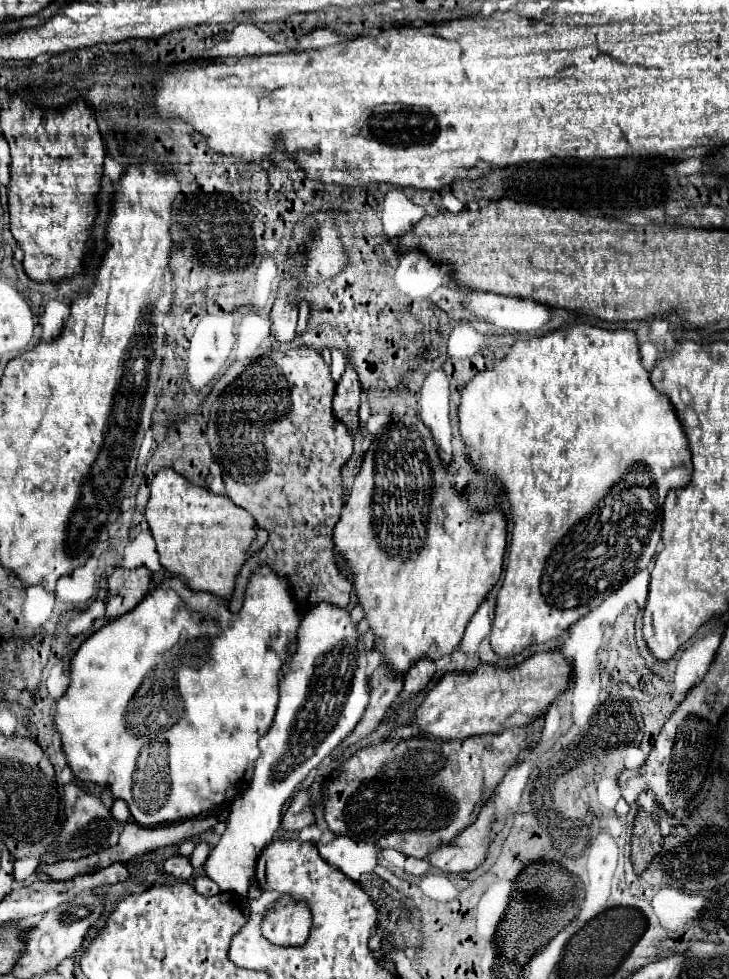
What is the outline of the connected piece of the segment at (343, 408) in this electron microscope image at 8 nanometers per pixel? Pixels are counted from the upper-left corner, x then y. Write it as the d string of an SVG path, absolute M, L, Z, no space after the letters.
M347 362L347 368L335 390L333 410L335 410L335 416L341 422L345 422L351 432L355 432L359 426L359 416L357 416L359 398L361 398L361 382L359 382L359 376L357 376L353 364Z

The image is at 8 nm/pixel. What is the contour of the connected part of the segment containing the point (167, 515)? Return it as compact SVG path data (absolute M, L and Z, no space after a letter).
M163 468L151 482L151 496L145 518L157 542L157 552L163 568L185 576L193 590L205 590L215 596L229 598L235 586L235 576L249 556L267 542L267 532L255 526L255 518L241 506L235 506L227 496L199 488L171 468Z

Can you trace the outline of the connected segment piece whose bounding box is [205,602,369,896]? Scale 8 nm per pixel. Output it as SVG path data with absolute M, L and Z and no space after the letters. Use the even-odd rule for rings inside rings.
M319 602L313 606L313 610L307 610L301 626L299 626L299 638L297 638L297 652L291 656L291 660L283 666L279 674L279 706L277 714L273 718L271 728L267 734L259 740L261 756L255 762L255 772L249 788L233 802L229 812L227 830L221 836L219 844L211 850L205 872L211 880L217 882L221 892L235 892L239 896L247 896L249 880L255 876L255 862L261 854L261 850L273 840L273 834L279 828L283 804L295 794L297 786L305 782L305 778L311 774L311 770L321 764L359 724L367 702L369 702L369 678L365 674L367 670L367 650L361 642L361 634L357 630L357 624L353 624L351 614L347 608L331 606L327 602ZM307 702L313 704L313 710L305 714Z

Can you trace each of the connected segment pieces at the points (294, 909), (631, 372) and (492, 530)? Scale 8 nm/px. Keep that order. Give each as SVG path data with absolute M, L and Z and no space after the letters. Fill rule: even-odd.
M283 895L267 910L261 925L263 936L281 946L301 946L309 928L311 910L307 910L307 902L295 902L289 895Z
M577 324L565 330L553 330L543 336L529 338L529 342L515 342L511 350L495 362L493 368L487 368L479 374L475 374L469 384L463 388L461 394L461 406L459 406L459 420L461 420L461 438L467 446L471 446L471 462L489 474L499 474L503 488L511 500L511 516L513 516L513 532L511 532L511 552L507 560L507 570L503 578L503 586L497 594L497 610L491 630L491 648L499 656L511 656L523 652L531 644L543 644L547 640L553 640L561 636L563 630L567 630L573 622L577 622L581 616L585 616L589 610L599 606L613 590L617 590L621 584L625 584L635 572L647 568L649 560L655 556L655 548L661 540L661 522L663 522L663 502L667 496L667 490L687 486L693 474L691 466L691 450L687 436L683 434L683 424L679 422L675 408L671 406L671 400L655 390L653 382L649 380L649 372L643 368L643 362L639 358L639 342L633 330L603 330L587 324ZM637 466L645 466L651 470L651 486L625 486L623 480L629 470L637 470ZM627 488L629 496L615 498L617 494L613 490Z
M405 414L399 418L399 422L389 420L375 434L375 440L371 442L369 450L365 452L361 470L355 476L353 490L349 494L349 500L347 500L343 512L341 512L341 520L337 522L333 536L335 536L335 552L339 552L343 556L343 568L347 574L351 574L353 586L357 590L357 598L363 604L369 626L375 632L375 644L383 650L383 658L385 658L387 666L395 674L405 674L423 656L429 656L431 660L439 660L443 654L453 652L459 646L467 622L471 620L471 616L475 614L475 610L479 608L483 598L489 594L489 590L495 586L495 582L501 576L501 566L503 566L503 556L505 556L505 546L507 546L507 518L499 506L493 506L487 512L473 512L465 490L455 488L453 472L447 464L443 464L439 450L431 438L431 430L427 430L425 422L419 416Z

